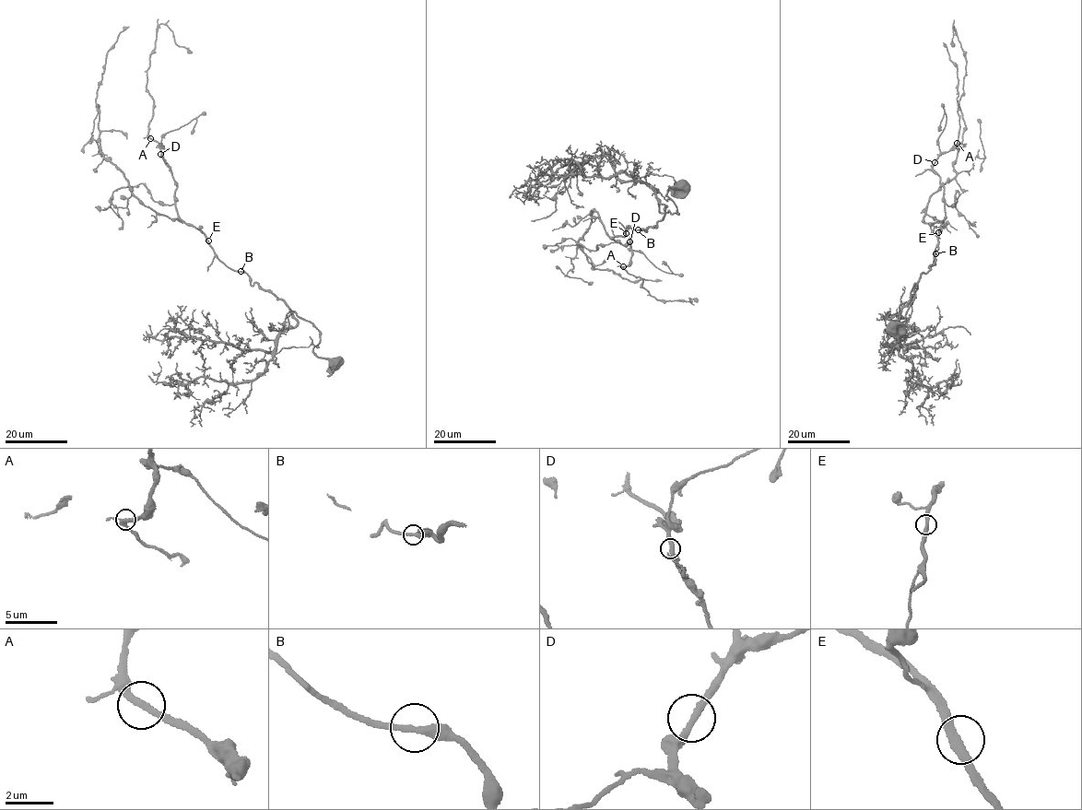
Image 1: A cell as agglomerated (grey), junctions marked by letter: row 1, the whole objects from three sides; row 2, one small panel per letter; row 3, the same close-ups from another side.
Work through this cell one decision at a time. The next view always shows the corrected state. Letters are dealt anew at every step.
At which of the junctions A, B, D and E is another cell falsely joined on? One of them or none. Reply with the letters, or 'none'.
none

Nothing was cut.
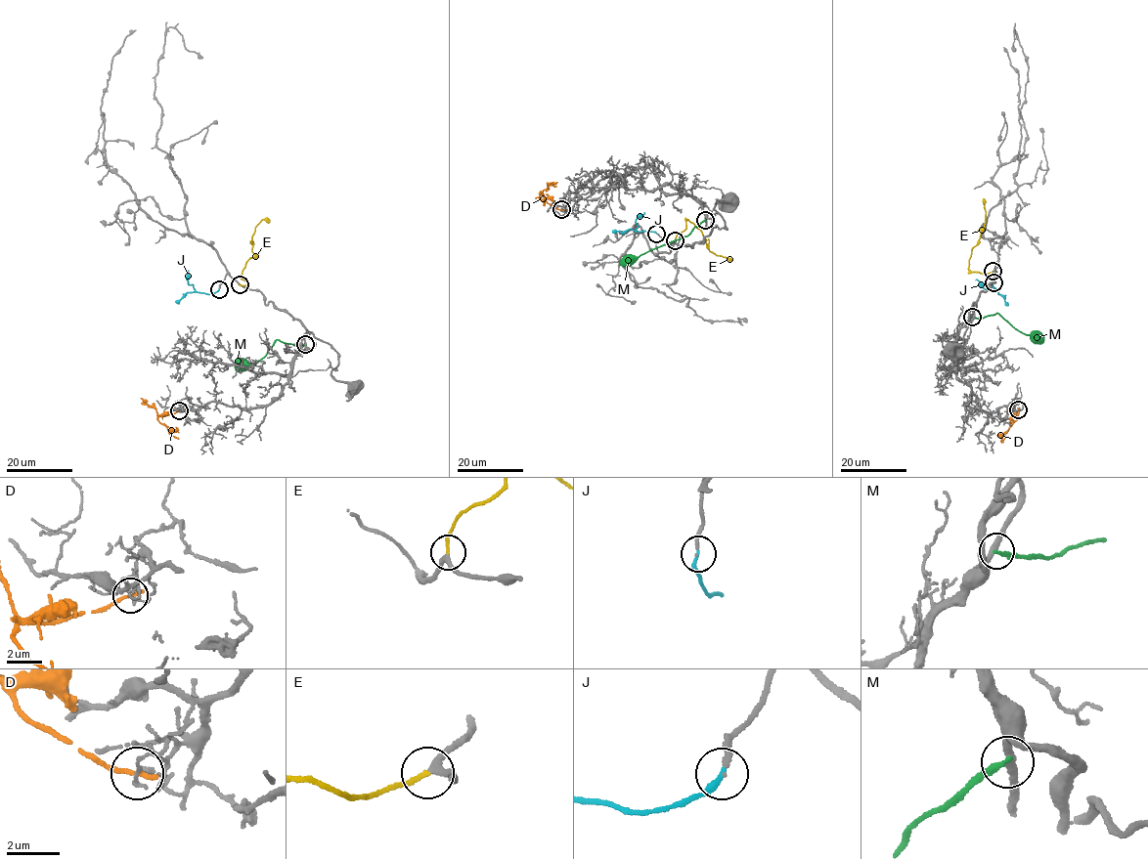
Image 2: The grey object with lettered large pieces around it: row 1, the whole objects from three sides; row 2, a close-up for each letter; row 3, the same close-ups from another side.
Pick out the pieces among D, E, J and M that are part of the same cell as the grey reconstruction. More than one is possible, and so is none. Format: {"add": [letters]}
{"add": ["E", "J"]}

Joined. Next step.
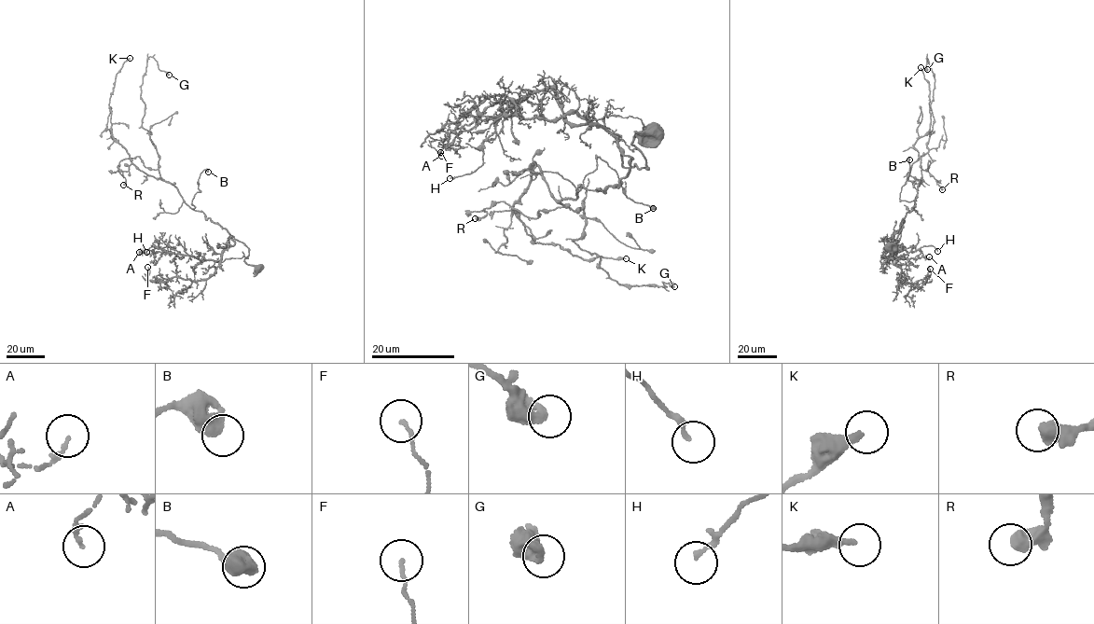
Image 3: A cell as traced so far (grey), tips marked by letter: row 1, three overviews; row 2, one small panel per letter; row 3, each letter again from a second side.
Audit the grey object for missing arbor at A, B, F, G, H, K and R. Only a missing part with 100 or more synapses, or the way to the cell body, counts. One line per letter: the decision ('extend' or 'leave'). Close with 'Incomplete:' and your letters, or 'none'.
A: leave
B: leave
F: leave
G: leave
H: leave
K: leave
R: leave
Incomplete: none

